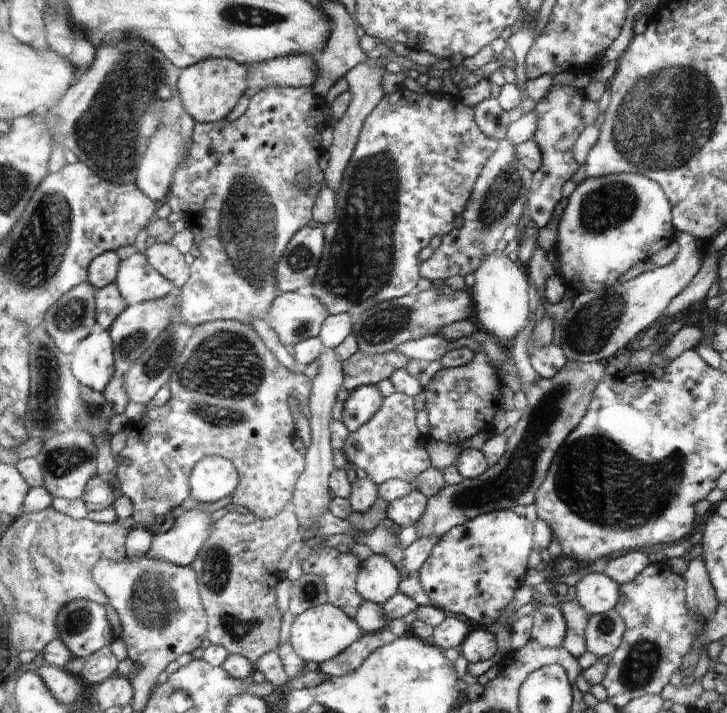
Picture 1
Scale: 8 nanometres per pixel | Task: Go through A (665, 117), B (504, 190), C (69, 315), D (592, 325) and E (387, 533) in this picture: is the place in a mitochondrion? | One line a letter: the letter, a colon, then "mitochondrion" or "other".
A: mitochondrion
B: mitochondrion
C: mitochondrion
D: mitochondrion
E: other

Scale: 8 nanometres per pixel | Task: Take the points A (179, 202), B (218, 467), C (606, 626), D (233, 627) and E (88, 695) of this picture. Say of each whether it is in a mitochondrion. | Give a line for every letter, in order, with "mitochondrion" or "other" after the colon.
A: other
B: other
C: mitochondrion
D: mitochondrion
E: other

